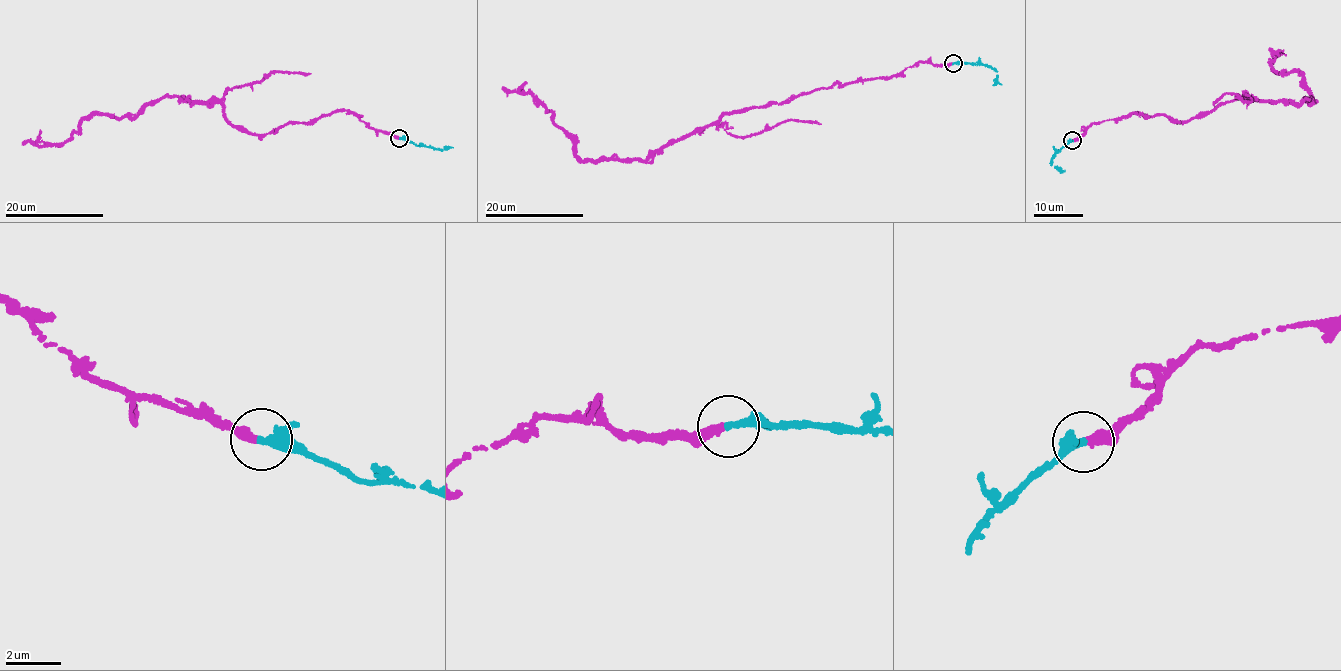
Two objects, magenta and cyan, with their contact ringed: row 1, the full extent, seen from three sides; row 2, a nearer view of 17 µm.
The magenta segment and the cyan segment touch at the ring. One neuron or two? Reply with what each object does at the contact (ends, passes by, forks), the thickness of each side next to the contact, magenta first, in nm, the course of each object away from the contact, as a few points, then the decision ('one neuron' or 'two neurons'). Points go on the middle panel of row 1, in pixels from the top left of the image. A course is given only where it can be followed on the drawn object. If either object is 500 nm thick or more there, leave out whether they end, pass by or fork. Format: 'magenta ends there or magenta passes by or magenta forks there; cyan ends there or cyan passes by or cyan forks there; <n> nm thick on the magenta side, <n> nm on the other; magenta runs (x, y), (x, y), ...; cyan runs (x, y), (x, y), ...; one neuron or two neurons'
magenta ends there; cyan ends there; 320 nm thick on the magenta side, 280 nm on the other; magenta runs (953, 63), (919, 61), (896, 75), (733, 110), (644, 160), (582, 160), (552, 113), (529, 94), (502, 88); cyan runs (953, 63), (992, 67), (1001, 84); one neuron

